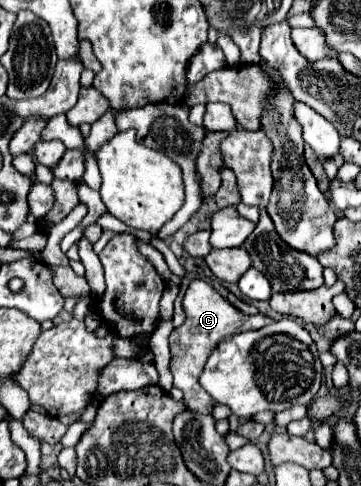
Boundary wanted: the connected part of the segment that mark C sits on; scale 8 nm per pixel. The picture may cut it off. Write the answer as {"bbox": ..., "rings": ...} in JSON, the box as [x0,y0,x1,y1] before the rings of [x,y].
{"bbox":[169,280,273,414],"rings":[[[193,280],[185,300],[183,300],[183,308],[187,314],[185,324],[181,324],[179,328],[173,330],[173,334],[169,336],[171,342],[171,374],[173,374],[173,386],[183,390],[185,398],[183,402],[187,404],[189,410],[199,412],[199,414],[211,414],[211,410],[217,406],[215,400],[211,400],[211,396],[201,388],[199,384],[199,376],[203,372],[203,366],[207,362],[207,358],[211,356],[213,348],[217,348],[217,344],[225,338],[225,336],[233,336],[237,332],[245,332],[245,330],[259,330],[267,324],[273,324],[273,318],[265,316],[265,314],[255,314],[255,316],[247,316],[243,312],[237,312],[237,308],[233,308],[223,296],[219,296],[207,282],[203,280]]]}

